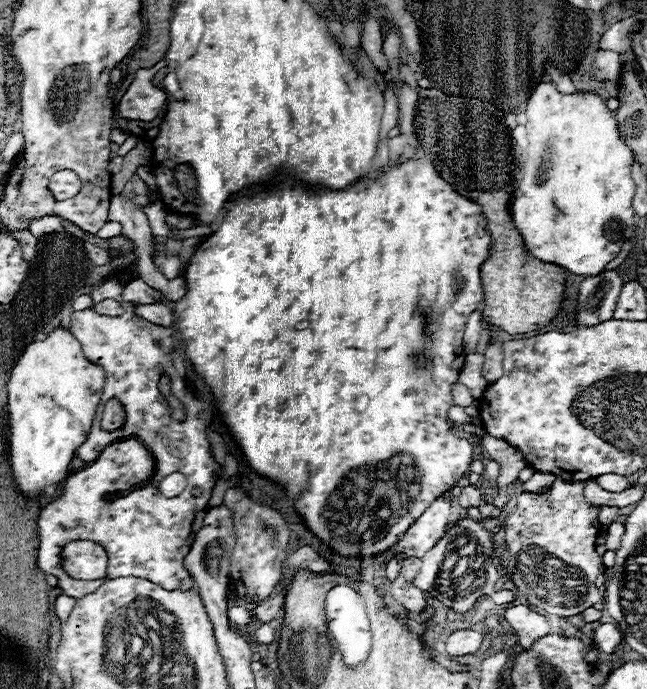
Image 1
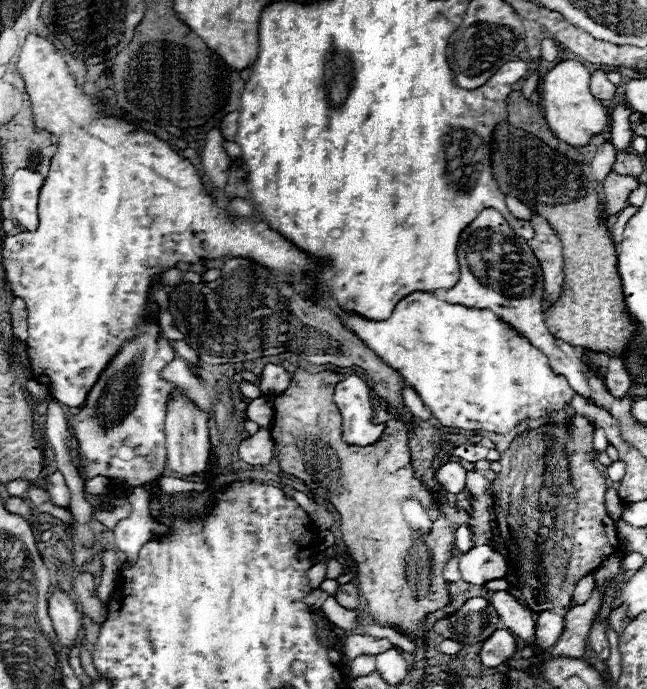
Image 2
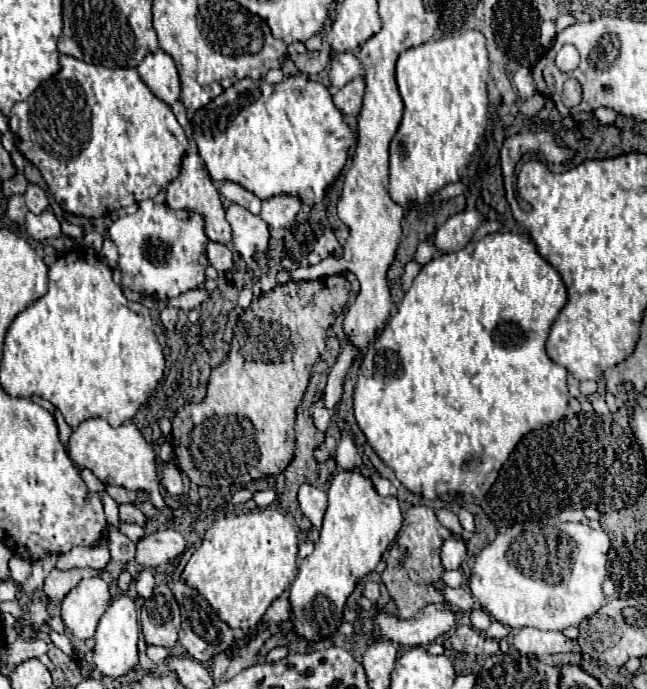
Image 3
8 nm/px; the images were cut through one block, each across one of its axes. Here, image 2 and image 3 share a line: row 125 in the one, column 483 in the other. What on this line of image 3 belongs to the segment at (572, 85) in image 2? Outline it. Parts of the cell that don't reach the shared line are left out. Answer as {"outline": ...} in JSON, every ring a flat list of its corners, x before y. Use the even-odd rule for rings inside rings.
{"outline":[[534,520,524,522,500,532,492,544,480,550,470,574,470,590,500,624,510,628,538,628,538,630,564,630,578,626,584,618,594,614,604,604,602,582,606,580,606,560,610,538,604,530,594,530,580,522]]}

